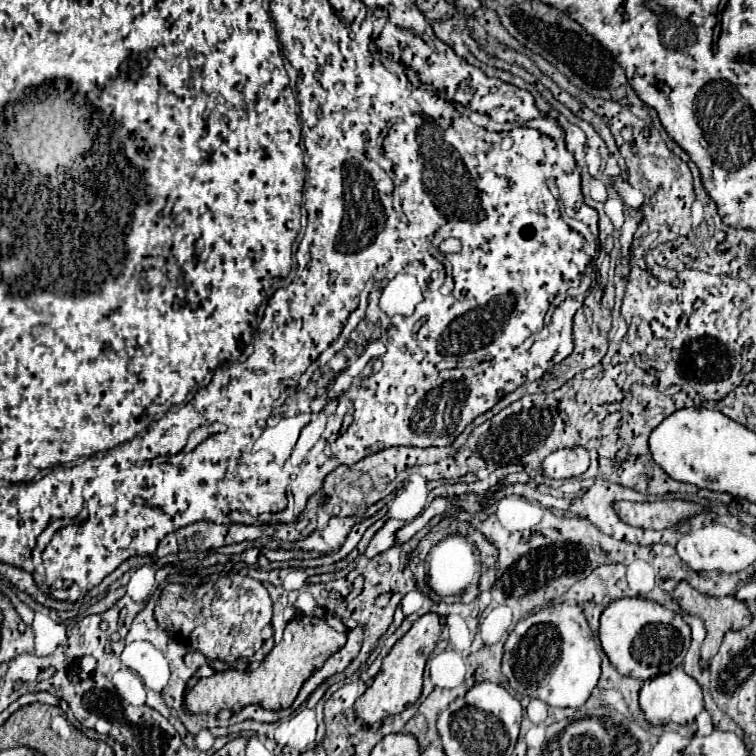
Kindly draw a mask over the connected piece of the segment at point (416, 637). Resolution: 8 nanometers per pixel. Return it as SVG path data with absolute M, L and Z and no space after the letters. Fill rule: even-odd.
M426 613L412 625L412 629L400 641L396 641L392 651L384 657L380 673L374 677L372 685L366 689L366 693L362 697L358 697L358 701L354 705L356 715L360 719L364 719L366 723L376 723L376 721L396 715L416 703L416 699L422 693L424 665L436 647L440 631L442 631L440 617L436 613Z

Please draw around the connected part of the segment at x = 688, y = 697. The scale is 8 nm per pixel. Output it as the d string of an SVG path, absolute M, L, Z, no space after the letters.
M676 667L670 673L644 681L644 685L640 689L640 709L644 713L644 719L650 725L668 725L668 723L686 725L686 723L692 723L696 719L696 715L704 709L702 689L690 675L684 673L682 667Z

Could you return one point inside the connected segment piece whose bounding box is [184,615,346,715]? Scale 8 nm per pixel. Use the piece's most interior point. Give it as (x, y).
(308, 641)

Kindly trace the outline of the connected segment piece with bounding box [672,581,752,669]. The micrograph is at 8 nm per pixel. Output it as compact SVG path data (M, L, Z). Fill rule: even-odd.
M680 581L680 583L678 583L678 587L674 589L672 597L678 601L678 605L682 607L682 611L700 617L700 619L704 621L704 625L706 625L708 635L706 635L706 639L704 639L704 643L702 643L702 653L700 653L700 655L702 655L702 667L704 667L704 669L708 667L710 659L712 659L712 657L716 655L716 651L720 649L720 643L722 643L724 633L728 633L728 631L738 631L738 629L746 627L746 625L752 621L748 607L746 607L742 601L738 601L736 597L722 597L722 599L720 599L720 597L708 597L708 595L702 595L702 593L698 593L696 589L692 589L686 581Z

